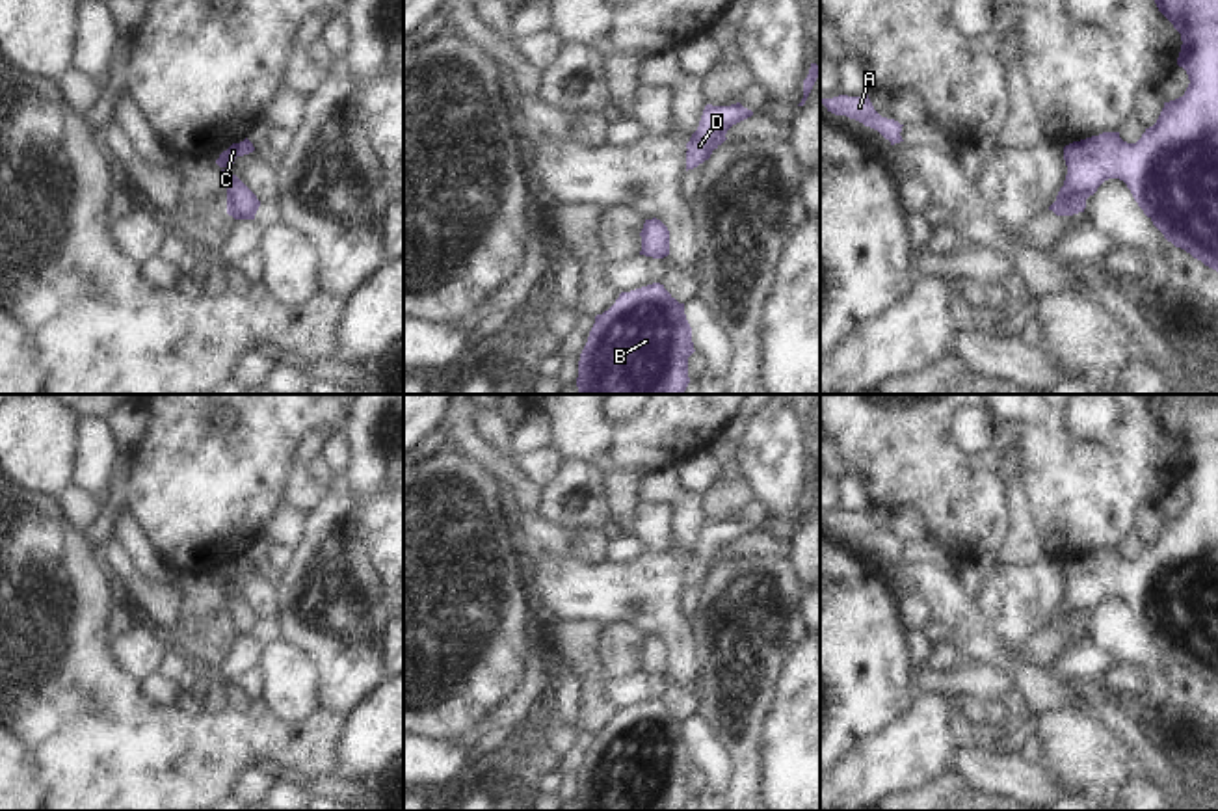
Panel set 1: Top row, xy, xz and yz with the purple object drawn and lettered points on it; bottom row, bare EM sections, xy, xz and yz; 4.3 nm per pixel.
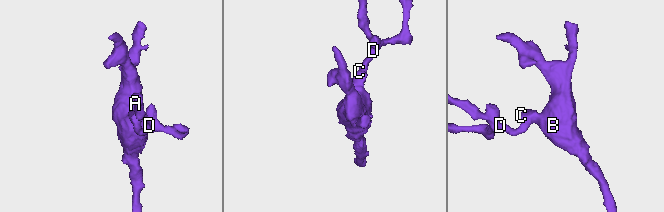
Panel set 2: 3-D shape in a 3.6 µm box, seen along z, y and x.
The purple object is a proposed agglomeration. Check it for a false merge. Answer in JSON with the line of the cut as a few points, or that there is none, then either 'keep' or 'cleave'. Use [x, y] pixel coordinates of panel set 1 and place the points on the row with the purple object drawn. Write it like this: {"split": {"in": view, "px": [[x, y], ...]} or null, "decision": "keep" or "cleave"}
{"split": null, "decision": "keep"}

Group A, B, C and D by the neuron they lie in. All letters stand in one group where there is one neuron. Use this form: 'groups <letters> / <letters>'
groups A B C D

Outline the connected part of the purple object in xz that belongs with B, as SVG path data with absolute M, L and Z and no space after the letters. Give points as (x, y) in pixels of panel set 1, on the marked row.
M664 285L621 292L608 311L595 316L578 361L578 394L684 394L690 383L688 357L694 352L684 303Z

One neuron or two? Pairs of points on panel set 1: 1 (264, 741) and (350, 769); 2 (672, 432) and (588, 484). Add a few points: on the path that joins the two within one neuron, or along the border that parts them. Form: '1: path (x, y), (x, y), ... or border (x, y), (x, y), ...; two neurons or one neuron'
1: border (348, 722), (339, 750), (339, 774); two neurons
2: border (569, 458), (597, 462), (608, 473); two neurons

